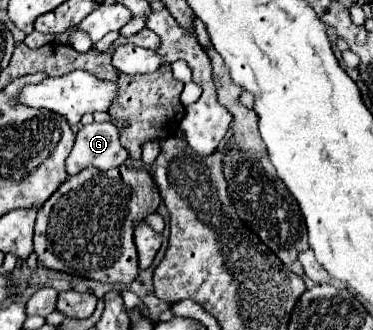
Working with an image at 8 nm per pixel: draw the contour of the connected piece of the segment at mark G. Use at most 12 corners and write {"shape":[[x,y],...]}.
{"shape":[[113,122],[77,132],[67,172],[109,170],[129,158]]}

